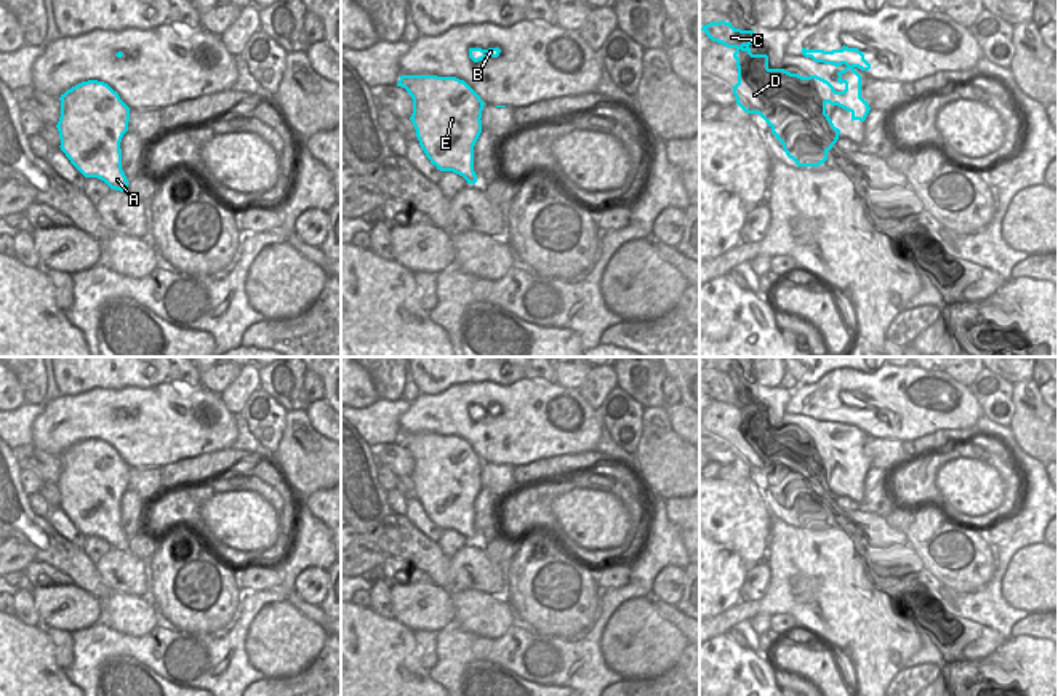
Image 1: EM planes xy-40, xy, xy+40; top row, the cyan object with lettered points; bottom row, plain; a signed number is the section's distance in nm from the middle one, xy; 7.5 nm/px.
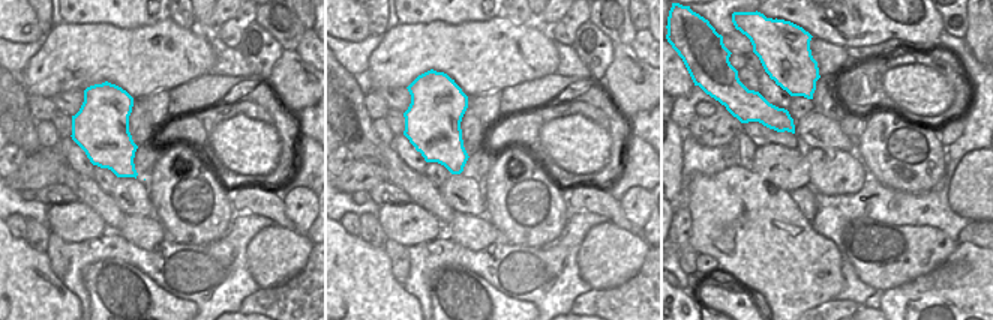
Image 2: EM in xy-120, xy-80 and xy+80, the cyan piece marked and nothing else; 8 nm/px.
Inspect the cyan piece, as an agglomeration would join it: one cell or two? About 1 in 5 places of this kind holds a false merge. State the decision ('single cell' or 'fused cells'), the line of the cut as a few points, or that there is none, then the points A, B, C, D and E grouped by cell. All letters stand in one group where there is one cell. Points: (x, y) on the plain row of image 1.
single cell; no cut; A B C D E

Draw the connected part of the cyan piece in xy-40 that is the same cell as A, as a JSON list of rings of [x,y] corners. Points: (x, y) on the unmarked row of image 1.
[[[98,438],[72,445],[59,459],[59,506],[70,522],[85,536],[98,536],[110,547],[128,550],[120,501],[128,490],[130,466]]]

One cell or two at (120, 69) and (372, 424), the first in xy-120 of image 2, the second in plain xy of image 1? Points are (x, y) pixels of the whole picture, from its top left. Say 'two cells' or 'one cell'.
two cells

